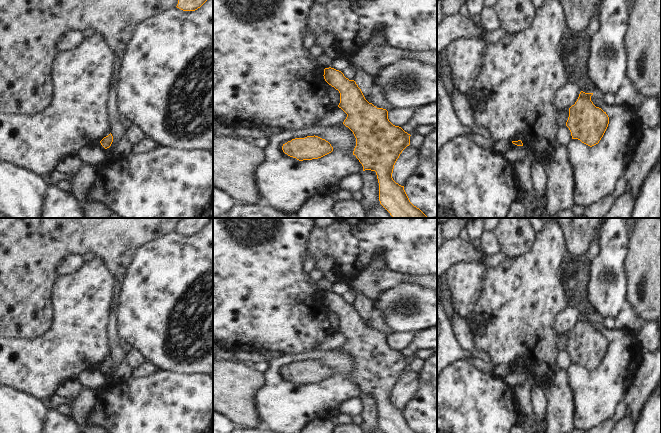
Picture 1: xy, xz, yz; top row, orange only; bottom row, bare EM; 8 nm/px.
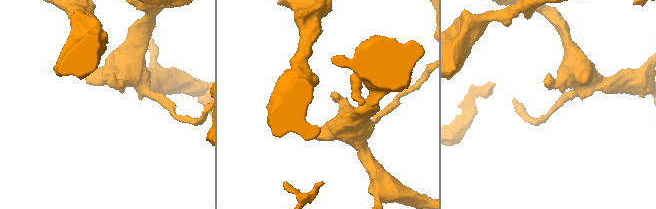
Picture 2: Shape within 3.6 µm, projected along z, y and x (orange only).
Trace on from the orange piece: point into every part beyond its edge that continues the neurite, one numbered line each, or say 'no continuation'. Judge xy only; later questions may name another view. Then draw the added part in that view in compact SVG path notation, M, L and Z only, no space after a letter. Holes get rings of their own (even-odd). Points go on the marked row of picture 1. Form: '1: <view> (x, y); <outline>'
no continuation

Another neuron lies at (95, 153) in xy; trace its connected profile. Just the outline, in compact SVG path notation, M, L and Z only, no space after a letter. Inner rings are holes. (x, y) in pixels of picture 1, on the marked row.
M99 142L87 145L77 155L82 163L100 165L107 159L107 150Z

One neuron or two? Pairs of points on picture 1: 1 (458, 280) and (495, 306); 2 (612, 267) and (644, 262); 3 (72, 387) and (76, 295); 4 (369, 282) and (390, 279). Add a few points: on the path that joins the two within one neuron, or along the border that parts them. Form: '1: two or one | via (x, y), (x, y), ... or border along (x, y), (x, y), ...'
1: two | border along (484, 272), (482, 287), (477, 299), (465, 314)
2: two | border along (629, 242), (625, 260), (626, 288)
3: two | border along (76, 377), (66, 379), (54, 393)
4: one | via (374, 279), (385, 279)

